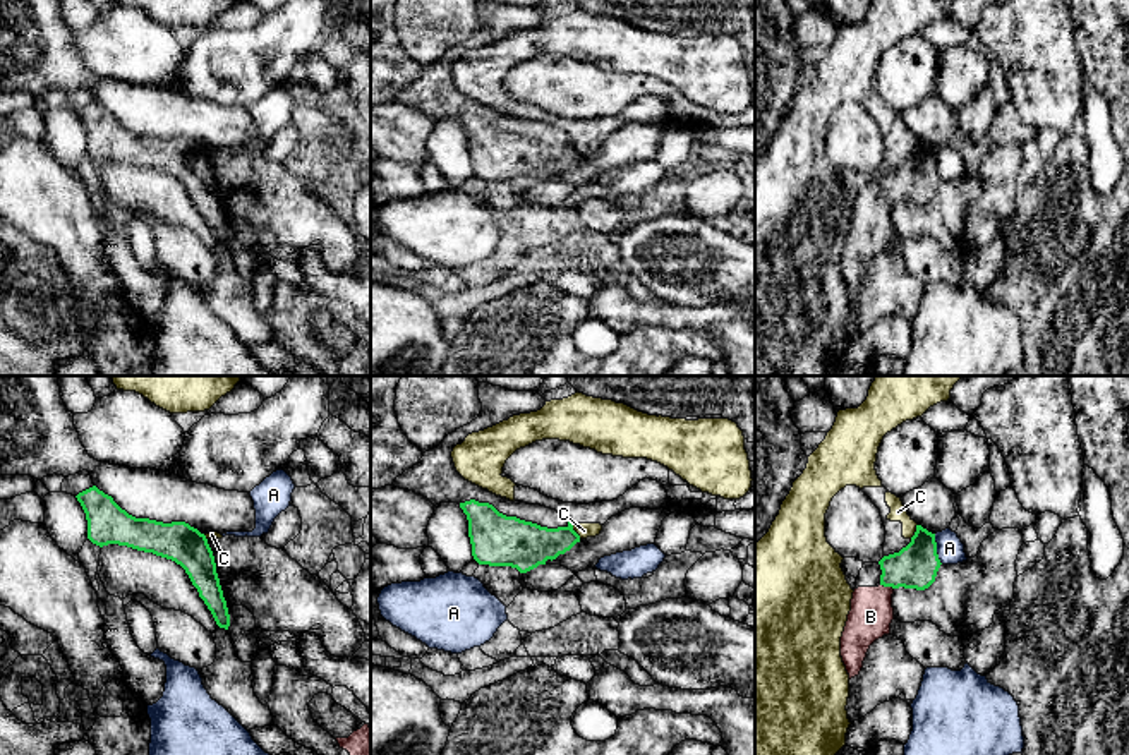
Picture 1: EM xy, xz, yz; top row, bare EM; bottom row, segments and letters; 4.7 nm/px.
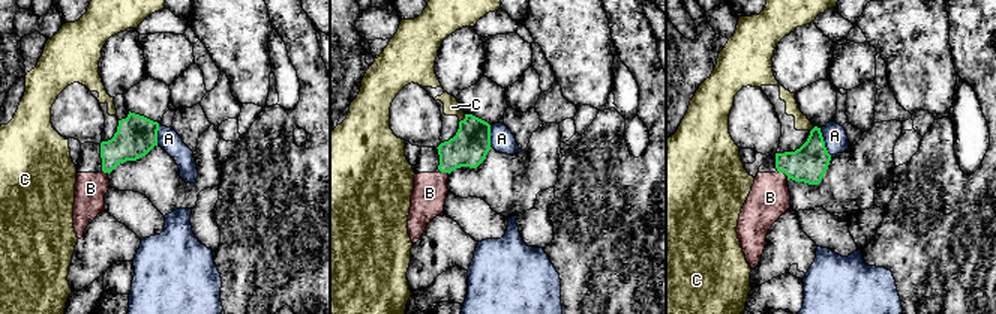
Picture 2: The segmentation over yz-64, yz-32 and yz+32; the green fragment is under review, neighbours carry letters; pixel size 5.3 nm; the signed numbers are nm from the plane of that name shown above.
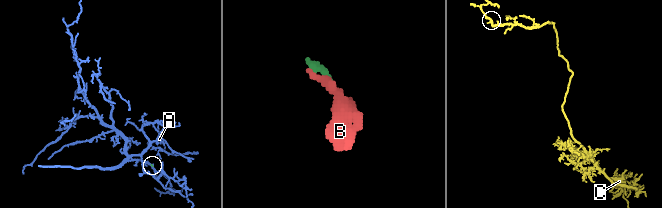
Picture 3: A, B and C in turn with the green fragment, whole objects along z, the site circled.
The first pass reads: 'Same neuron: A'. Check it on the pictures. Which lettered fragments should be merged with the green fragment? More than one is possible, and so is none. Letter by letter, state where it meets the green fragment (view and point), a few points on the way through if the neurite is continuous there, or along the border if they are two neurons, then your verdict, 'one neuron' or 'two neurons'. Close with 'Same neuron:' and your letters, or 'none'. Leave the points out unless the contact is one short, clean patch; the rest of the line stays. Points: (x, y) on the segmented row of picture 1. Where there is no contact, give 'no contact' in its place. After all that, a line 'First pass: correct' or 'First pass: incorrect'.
A: contact yz (935, 549); border yz (934, 534), (937, 558), (942, 563); two neurons
B: contact yz (887, 585); one neuron
C: contact xz (573, 531); two neurons
Same neuron: B
First pass: incorrect

